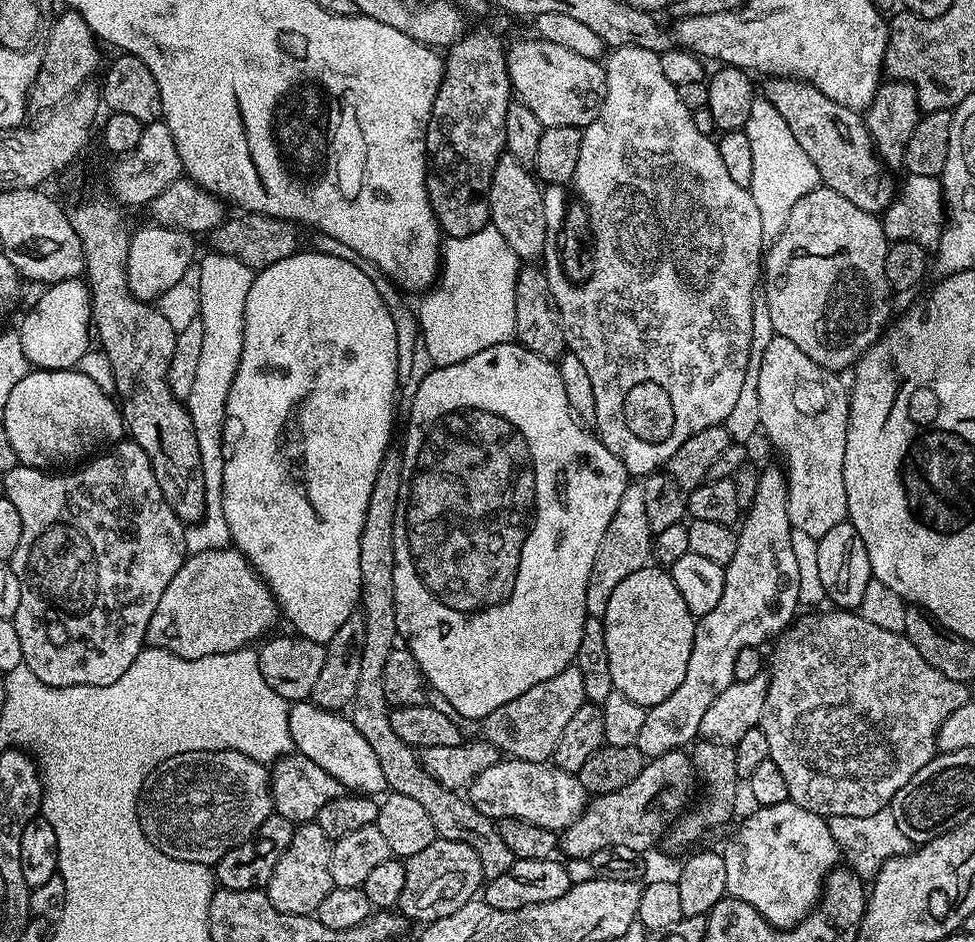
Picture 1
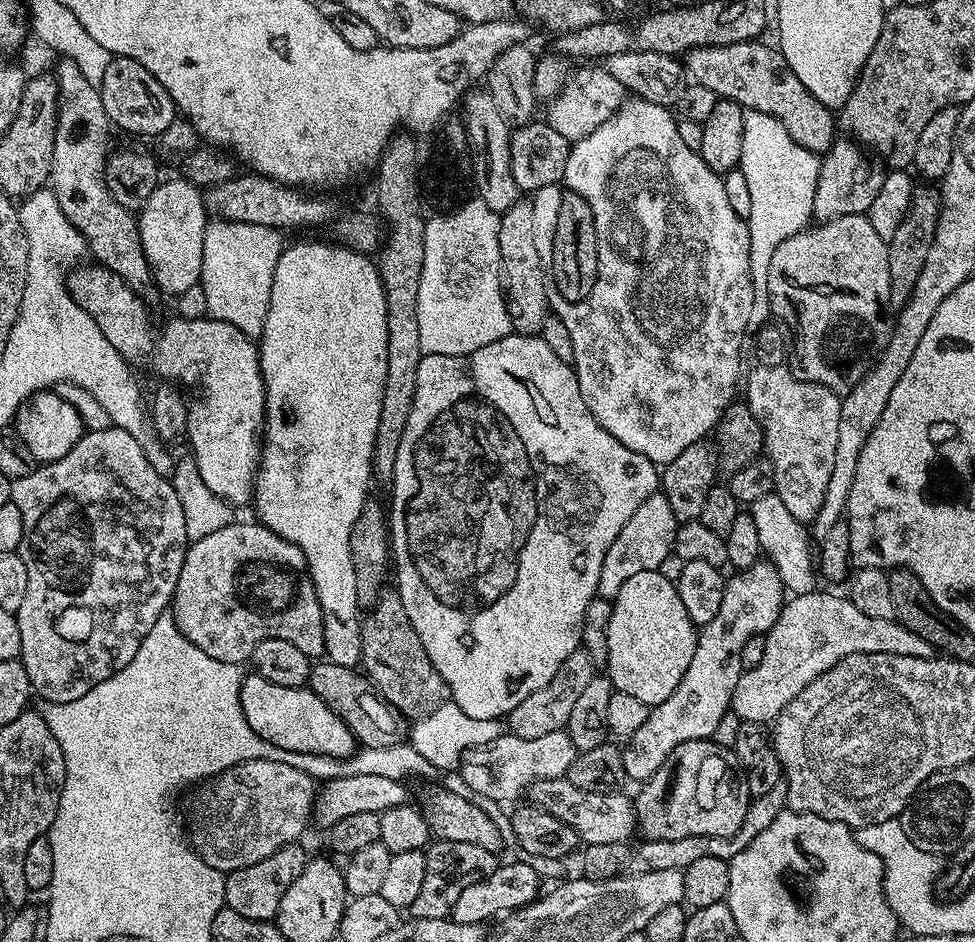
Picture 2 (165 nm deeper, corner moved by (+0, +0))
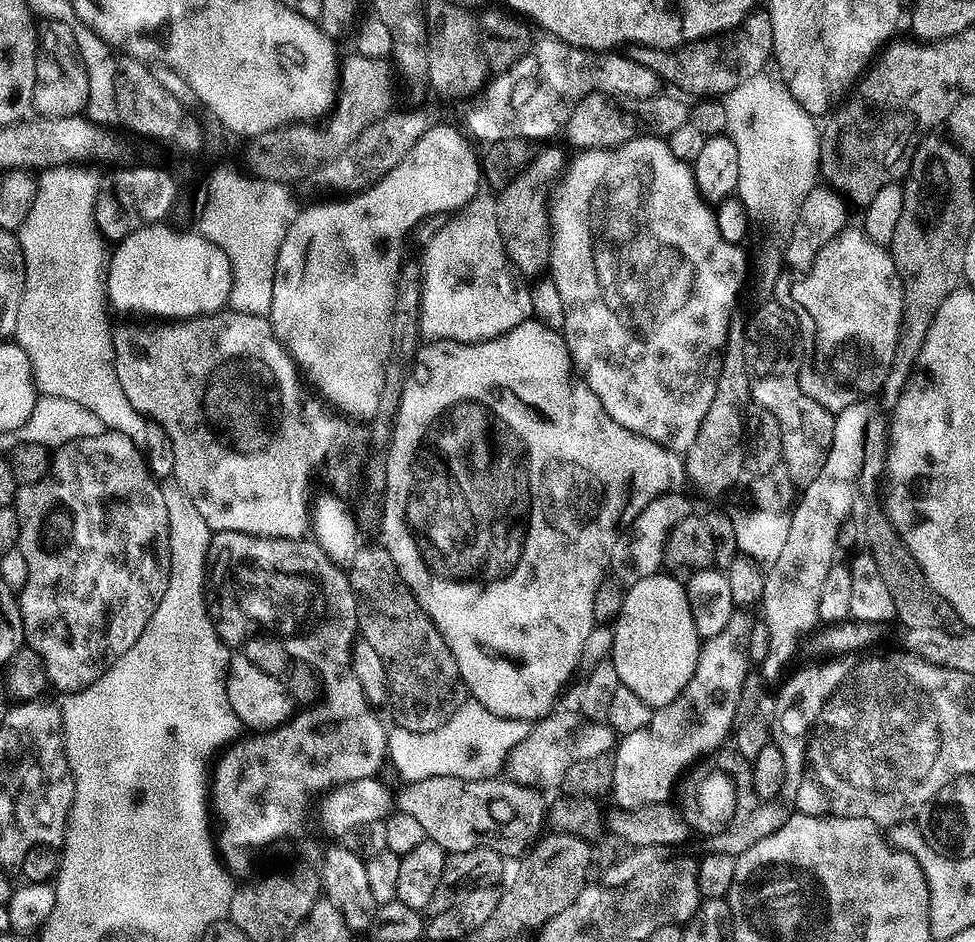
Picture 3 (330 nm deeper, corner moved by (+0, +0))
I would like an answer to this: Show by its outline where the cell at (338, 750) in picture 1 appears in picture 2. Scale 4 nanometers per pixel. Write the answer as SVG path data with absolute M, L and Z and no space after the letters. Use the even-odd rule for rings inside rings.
M248 674L240 683L240 705L246 722L250 722L250 730L283 750L346 759L358 748L358 741L346 722L342 722L342 718L338 718L338 714L334 714L334 710L307 686L278 686L278 682Z

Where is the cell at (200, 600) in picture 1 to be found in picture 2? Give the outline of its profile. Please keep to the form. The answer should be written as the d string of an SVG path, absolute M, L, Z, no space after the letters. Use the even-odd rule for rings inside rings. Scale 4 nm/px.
M233 522L215 531L214 534L209 534L204 538L198 538L197 541L189 543L188 553L182 562L182 574L178 574L178 586L172 595L170 615L173 622L178 626L178 630L182 630L182 634L186 638L190 638L190 642L194 642L194 646L198 646L198 650L204 651L205 654L210 654L210 658L218 658L218 662L243 665L251 657L252 651L263 640L269 640L270 638L278 638L282 642L294 642L294 646L298 646L298 650L302 650L302 654L307 656L313 658L323 657L324 647L326 646L324 615L322 614L322 606L318 602L318 594L314 590L314 582L308 573L308 563L302 554L302 550L298 550L296 544L286 542L286 538L274 534L274 530L270 530L266 525L259 522L251 523L239 524L239 522Z

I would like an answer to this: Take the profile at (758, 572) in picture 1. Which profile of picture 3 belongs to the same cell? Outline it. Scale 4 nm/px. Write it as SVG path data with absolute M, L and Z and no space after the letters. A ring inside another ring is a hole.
M737 610L719 634L714 634L714 638L701 643L698 666L694 666L694 674L690 678L690 682L686 682L686 690L682 690L682 694L678 694L678 698L674 698L674 702L655 709L650 722L646 722L646 726L642 726L642 730L634 730L634 734L619 737L612 756L614 782L610 793L611 799L616 799L615 807L617 809L631 810L651 804L669 803L685 773L697 762L711 757L712 753L727 741L724 740L727 736L729 739L735 725L735 710L739 704L742 684L750 671L748 647L750 646L752 622L753 617L747 611Z

